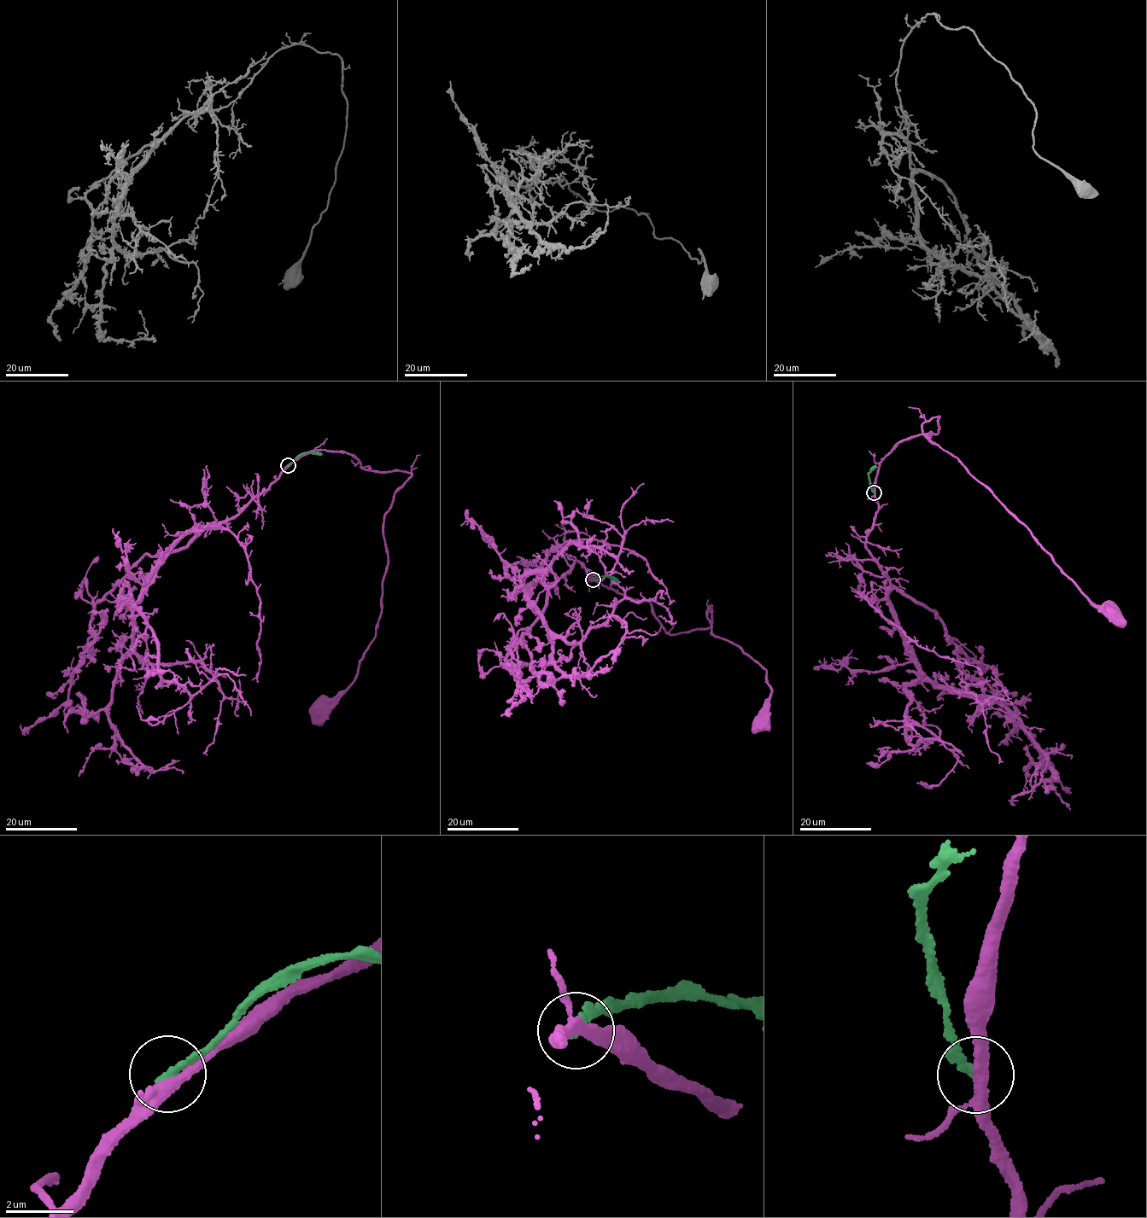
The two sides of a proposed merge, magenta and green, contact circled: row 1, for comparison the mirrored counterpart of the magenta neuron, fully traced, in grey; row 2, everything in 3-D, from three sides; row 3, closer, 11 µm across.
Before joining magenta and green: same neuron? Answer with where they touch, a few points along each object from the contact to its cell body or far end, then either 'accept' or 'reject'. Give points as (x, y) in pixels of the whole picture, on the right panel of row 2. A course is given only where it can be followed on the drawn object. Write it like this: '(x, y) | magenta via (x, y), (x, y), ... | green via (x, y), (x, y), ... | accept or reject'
(874, 492) | magenta via (874, 492), (893, 447), (937, 434), (940, 416), (921, 427), (926, 437), (957, 457), (1092, 603), (1111, 611) | green via (874, 492), (869, 474), (875, 466) | reject

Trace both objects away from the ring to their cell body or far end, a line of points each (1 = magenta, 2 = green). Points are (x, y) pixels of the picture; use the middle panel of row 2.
1: (593, 580), (648, 601), (670, 633), (706, 629), (712, 605), (711, 633), (766, 671), (772, 691), (759, 722)
2: (593, 580), (602, 577), (618, 580)

